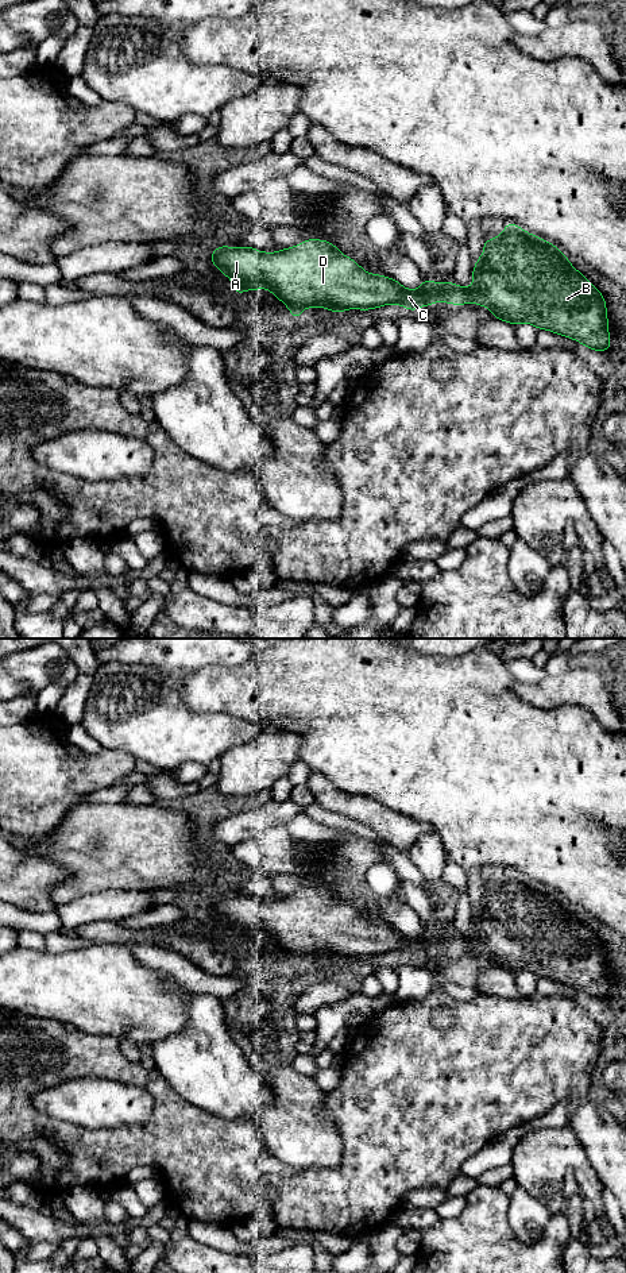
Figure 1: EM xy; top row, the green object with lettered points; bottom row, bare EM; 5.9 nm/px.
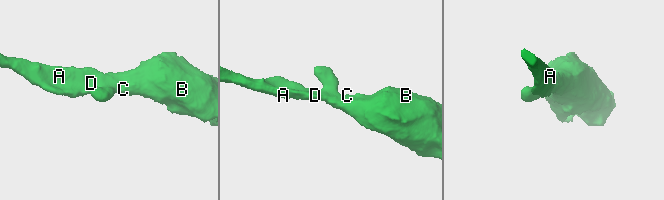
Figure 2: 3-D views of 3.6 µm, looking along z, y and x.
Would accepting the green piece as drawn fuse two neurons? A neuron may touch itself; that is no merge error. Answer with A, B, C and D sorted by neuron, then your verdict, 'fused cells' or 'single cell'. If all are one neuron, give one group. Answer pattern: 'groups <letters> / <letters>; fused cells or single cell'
groups A B C D; single cell

